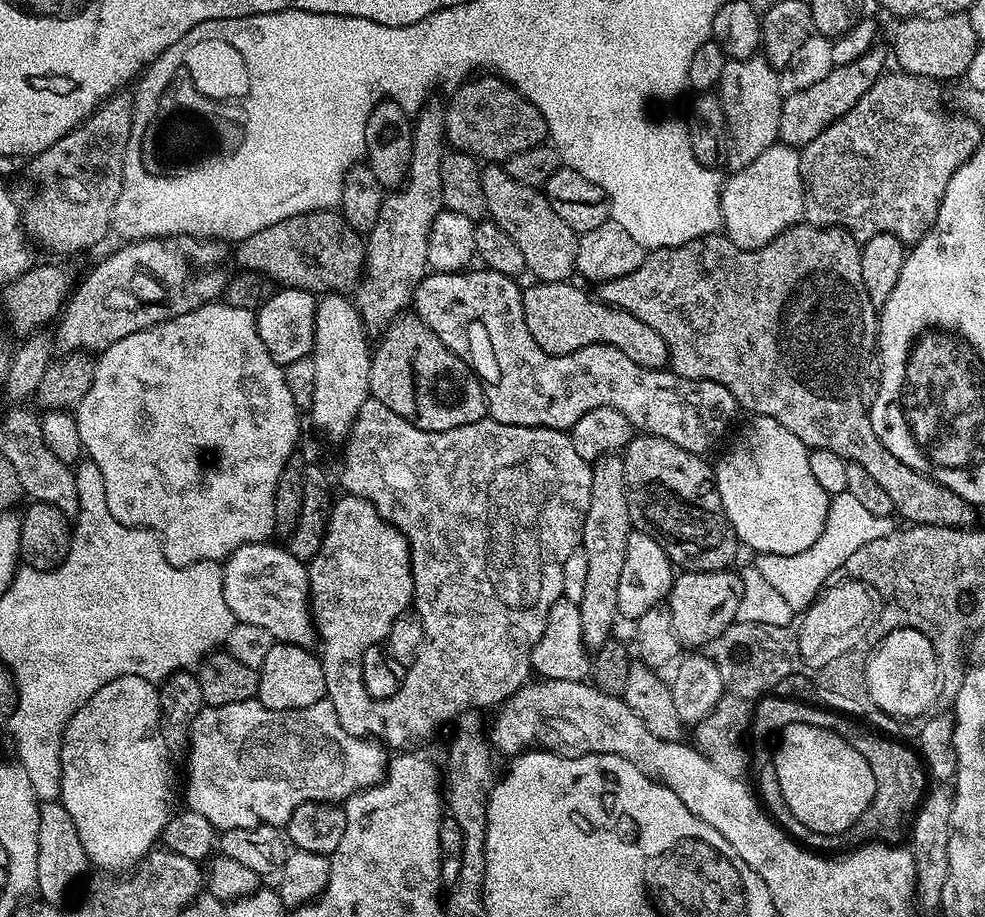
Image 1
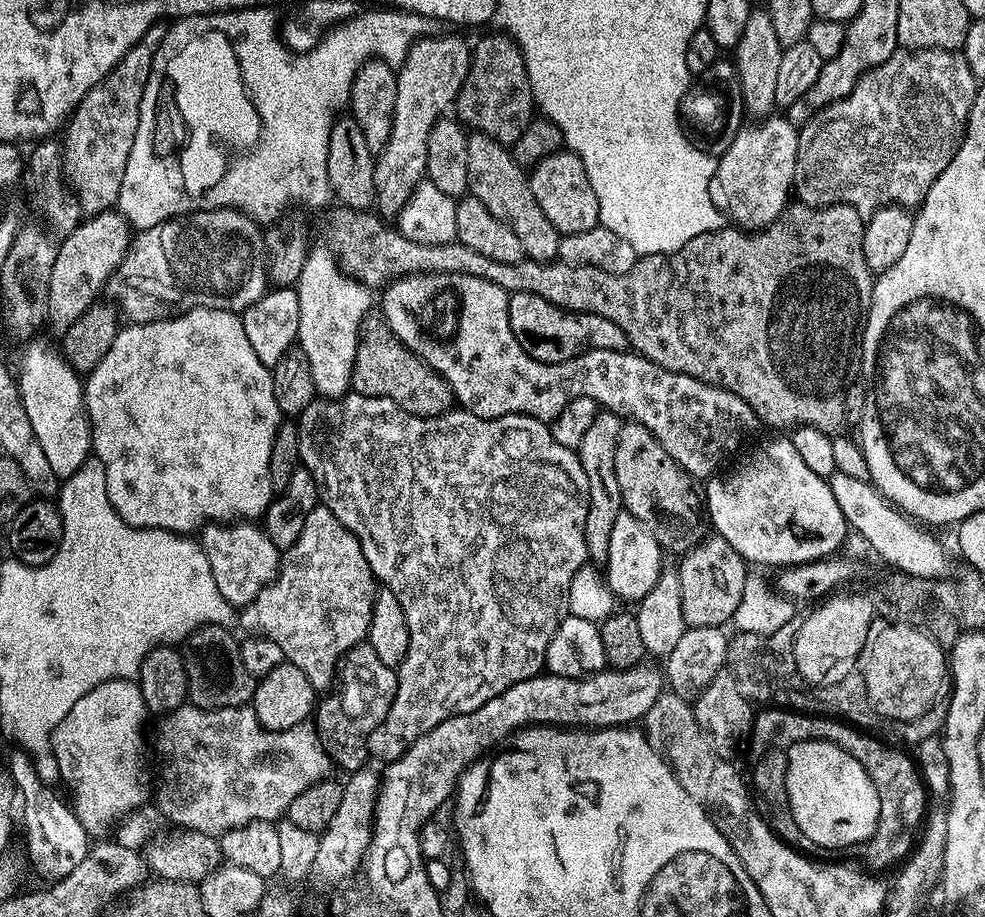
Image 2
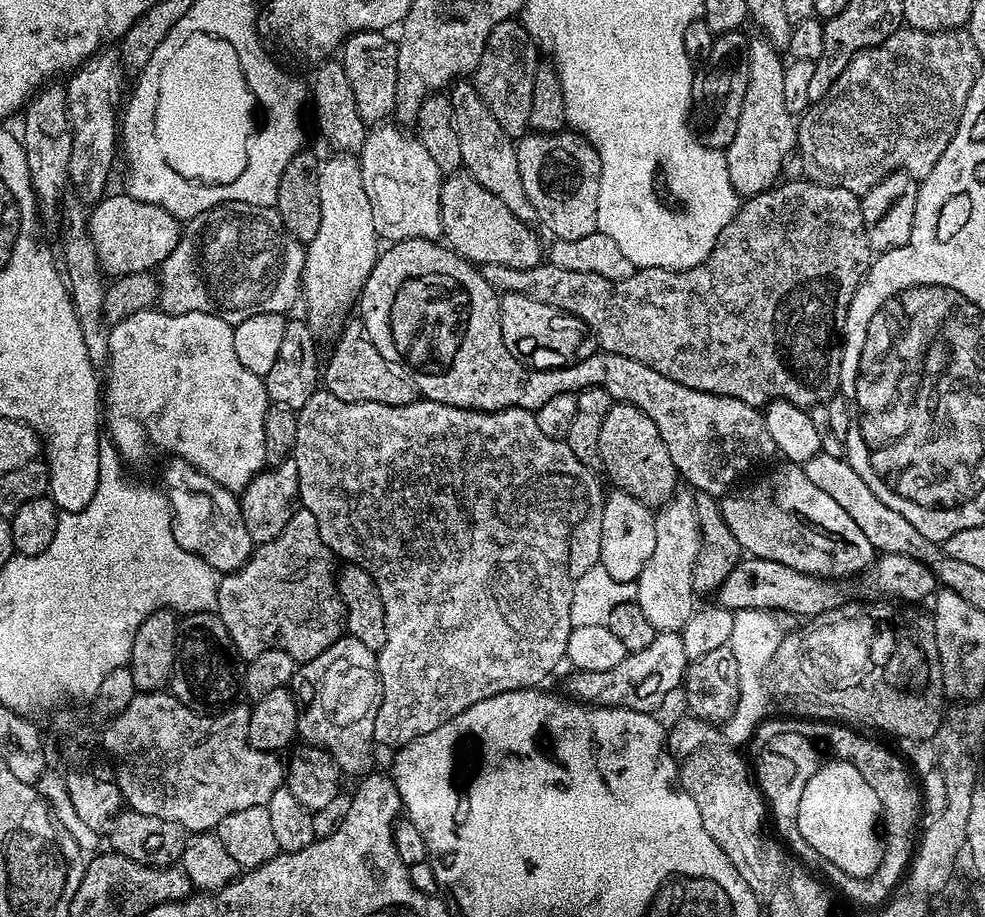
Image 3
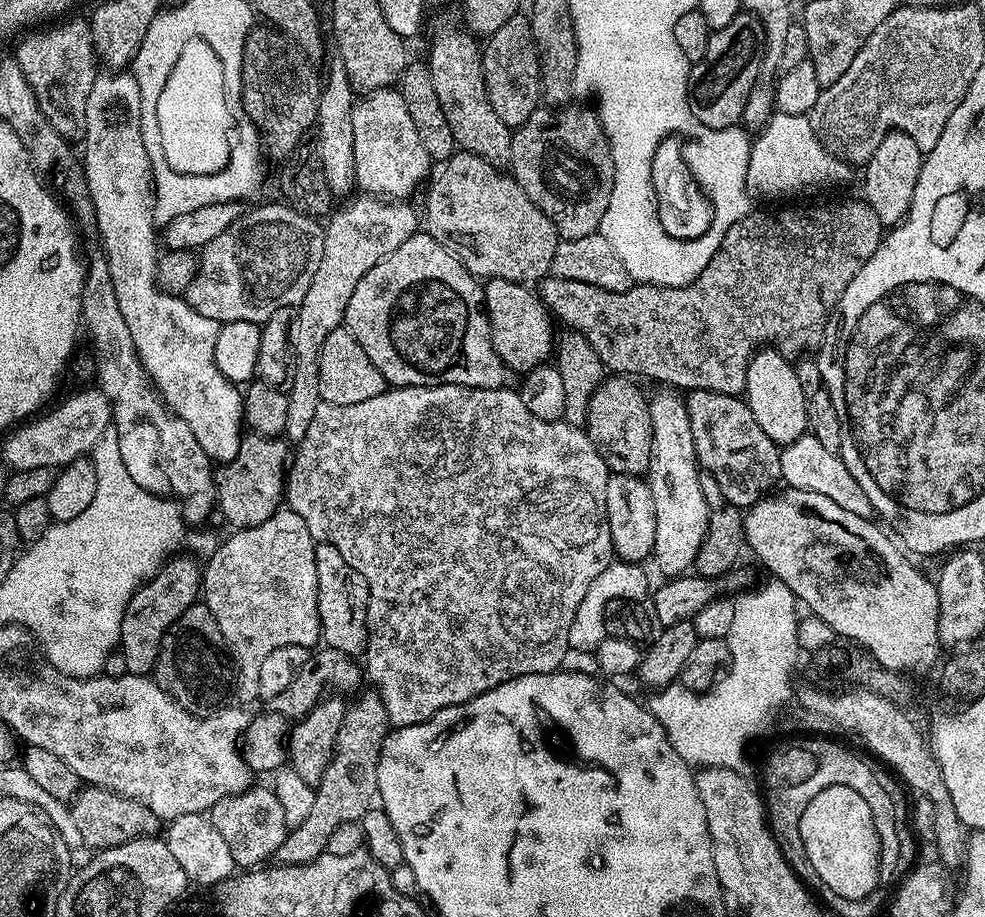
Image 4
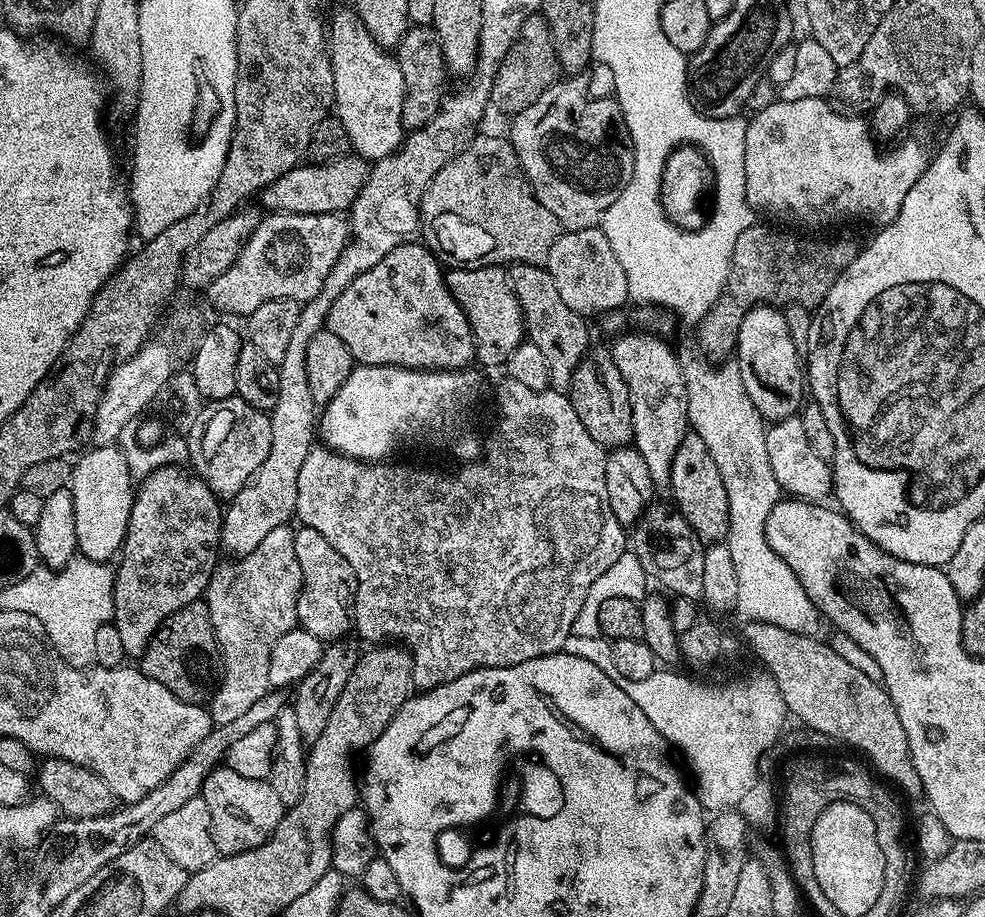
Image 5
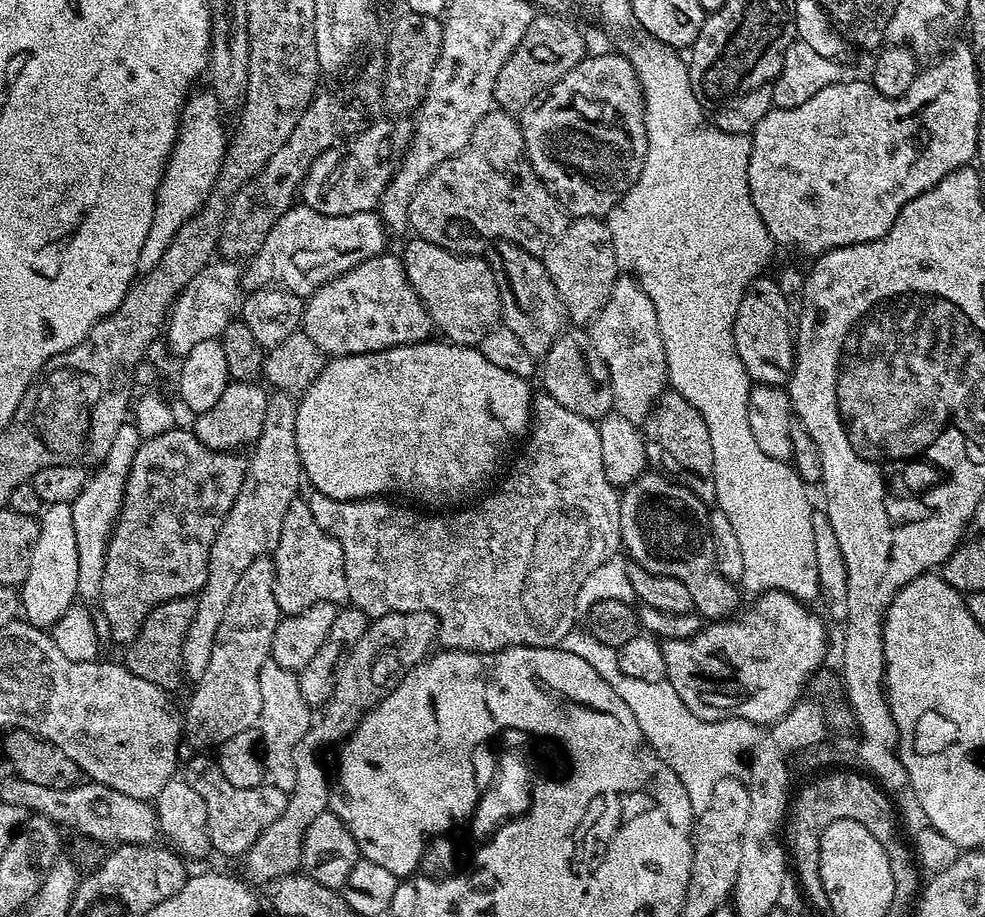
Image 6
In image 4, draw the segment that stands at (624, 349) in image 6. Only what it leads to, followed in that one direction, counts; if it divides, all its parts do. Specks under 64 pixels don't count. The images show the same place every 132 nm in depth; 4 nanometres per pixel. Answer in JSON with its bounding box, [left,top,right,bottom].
[646,386,708,578]

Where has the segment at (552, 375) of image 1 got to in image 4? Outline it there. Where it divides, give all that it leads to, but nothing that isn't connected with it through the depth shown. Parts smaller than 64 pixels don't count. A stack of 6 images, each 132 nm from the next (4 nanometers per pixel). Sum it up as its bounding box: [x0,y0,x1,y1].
[343,230,781,510]

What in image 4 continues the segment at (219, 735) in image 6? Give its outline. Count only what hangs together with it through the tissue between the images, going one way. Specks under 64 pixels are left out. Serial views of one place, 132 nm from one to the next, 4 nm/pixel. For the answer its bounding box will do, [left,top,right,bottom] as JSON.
[202,506,321,700]

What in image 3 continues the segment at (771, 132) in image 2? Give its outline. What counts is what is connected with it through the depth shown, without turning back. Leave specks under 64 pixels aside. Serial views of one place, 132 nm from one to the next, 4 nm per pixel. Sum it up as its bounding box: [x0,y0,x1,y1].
[723,34,798,198]

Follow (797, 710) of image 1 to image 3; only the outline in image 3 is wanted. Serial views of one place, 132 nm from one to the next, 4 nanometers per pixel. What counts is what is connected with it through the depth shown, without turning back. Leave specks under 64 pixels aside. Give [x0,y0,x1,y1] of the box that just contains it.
[766,718,922,897]

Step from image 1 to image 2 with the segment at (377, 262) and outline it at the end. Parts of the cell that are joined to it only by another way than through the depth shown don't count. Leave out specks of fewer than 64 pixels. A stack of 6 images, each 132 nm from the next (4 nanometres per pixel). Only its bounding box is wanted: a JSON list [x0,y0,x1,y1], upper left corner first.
[374,36,472,218]

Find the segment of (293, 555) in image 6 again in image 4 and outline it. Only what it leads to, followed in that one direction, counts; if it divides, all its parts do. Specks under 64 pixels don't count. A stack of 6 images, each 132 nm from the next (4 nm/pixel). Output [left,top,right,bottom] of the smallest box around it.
[314,543,368,658]

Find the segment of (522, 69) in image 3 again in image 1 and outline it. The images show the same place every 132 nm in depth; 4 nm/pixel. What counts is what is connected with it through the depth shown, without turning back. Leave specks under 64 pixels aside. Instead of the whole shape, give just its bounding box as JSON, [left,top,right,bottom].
[444,74,549,162]

